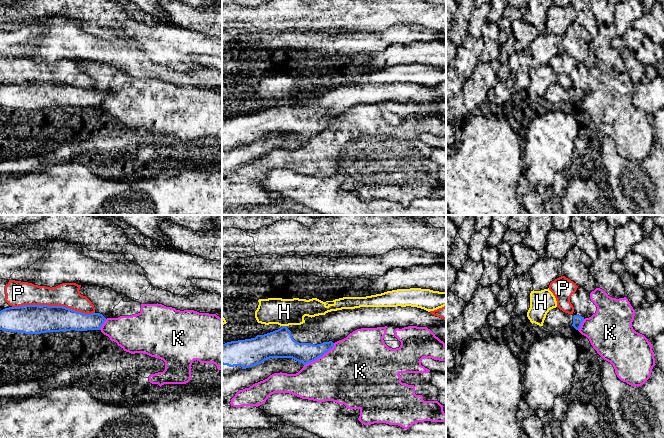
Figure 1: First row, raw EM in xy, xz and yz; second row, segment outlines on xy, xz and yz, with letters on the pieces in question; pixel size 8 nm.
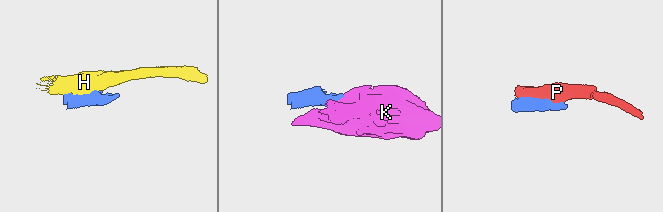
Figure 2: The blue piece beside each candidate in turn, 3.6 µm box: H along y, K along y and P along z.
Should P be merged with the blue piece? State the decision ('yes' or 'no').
no

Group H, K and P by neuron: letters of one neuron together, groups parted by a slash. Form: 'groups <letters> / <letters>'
groups H / K / P

